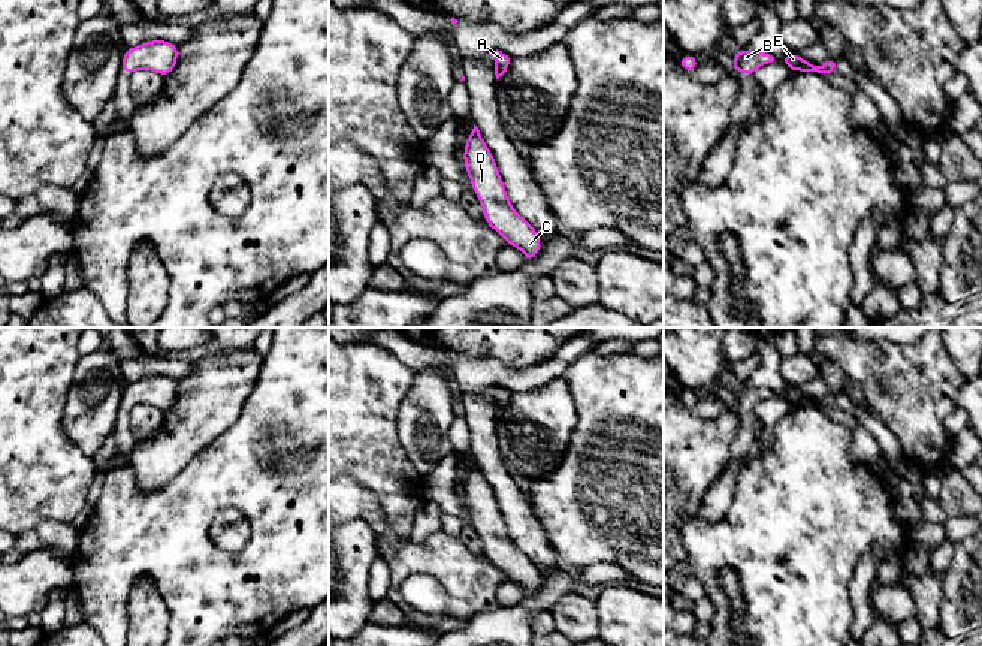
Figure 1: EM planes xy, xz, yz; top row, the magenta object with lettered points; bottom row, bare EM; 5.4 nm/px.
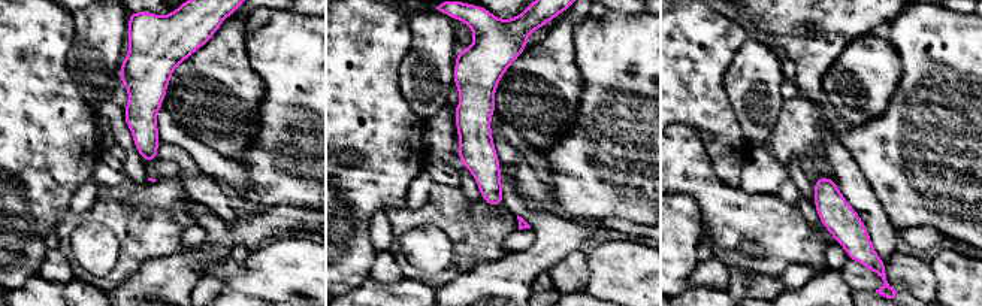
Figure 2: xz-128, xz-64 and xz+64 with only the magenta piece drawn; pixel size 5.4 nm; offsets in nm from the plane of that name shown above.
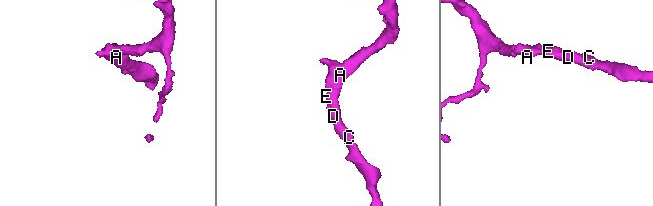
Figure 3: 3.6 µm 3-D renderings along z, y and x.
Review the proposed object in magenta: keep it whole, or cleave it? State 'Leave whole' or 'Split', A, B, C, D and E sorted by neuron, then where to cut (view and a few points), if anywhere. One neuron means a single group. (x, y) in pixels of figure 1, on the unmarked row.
Leave whole. Groups: A B C D E. No split

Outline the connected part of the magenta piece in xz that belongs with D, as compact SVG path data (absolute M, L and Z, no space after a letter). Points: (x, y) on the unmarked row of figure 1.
M475 459L466 471L462 489L466 510L483 541L483 555L505 574L505 580L519 583L525 589L525 597L532 597L543 580L540 568L508 535L495 492Z

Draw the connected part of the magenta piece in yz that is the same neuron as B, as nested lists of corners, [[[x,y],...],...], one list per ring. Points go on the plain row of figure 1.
[[[740,384],[734,390],[731,402],[743,410],[752,411],[758,402],[773,396],[774,392],[767,387],[753,386],[753,384]]]

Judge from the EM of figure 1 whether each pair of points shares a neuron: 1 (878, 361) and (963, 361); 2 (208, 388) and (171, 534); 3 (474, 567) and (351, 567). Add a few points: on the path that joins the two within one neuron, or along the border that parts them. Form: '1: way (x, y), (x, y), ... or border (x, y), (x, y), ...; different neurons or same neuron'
1: border (942, 343), (951, 362), (966, 379); different neurons
2: border (217, 437), (166, 485); different neurons
3: border (363, 522), (375, 536), (378, 555); different neurons

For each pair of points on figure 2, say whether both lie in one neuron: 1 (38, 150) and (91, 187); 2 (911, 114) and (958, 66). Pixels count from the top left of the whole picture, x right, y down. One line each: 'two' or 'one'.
1: two
2: one

